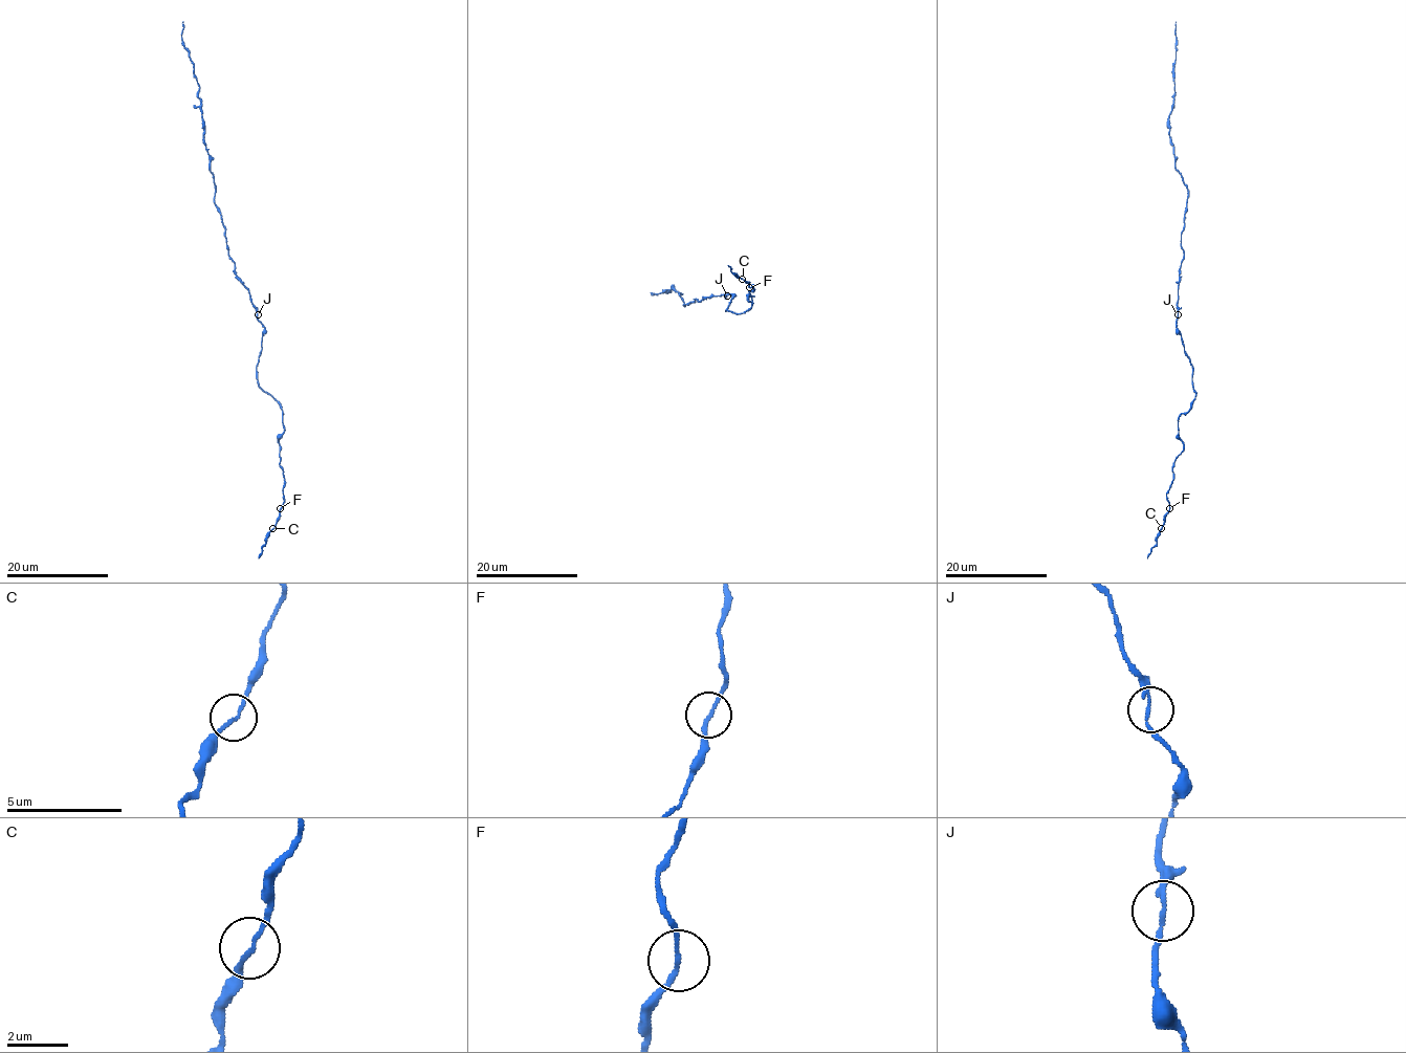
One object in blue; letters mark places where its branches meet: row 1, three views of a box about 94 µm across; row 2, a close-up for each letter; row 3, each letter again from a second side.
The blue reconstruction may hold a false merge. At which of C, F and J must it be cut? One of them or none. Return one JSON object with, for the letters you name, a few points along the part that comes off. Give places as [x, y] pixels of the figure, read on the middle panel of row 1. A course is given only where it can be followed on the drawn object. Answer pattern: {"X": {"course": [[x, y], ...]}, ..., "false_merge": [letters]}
{"false_merge": []}

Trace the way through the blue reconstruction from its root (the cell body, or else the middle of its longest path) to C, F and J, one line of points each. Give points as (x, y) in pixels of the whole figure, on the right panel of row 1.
C: (1178, 302), (1195, 398), (1179, 418), (1184, 451), (1173, 463), (1161, 528)
F: (1178, 302), (1176, 326), (1192, 368), (1195, 398), (1178, 422), (1184, 451), (1173, 463), (1166, 494), (1169, 508)
J: (1178, 302), (1178, 314)

